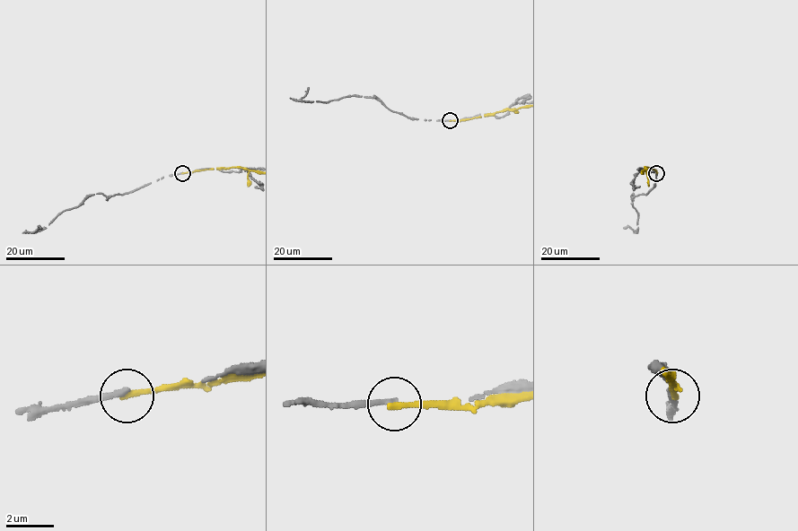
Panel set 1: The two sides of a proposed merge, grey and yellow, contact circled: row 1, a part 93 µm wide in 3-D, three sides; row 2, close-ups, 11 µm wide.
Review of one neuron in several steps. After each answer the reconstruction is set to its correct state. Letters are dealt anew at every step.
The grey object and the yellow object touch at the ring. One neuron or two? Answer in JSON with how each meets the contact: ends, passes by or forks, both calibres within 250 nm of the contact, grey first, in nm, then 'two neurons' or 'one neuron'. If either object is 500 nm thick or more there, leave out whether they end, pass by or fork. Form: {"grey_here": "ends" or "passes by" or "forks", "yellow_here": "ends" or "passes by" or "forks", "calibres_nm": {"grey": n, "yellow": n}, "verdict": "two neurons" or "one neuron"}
{"grey_here": "ends", "yellow_here": "ends", "calibres_nm": {"grey": 260, "yellow": 280}, "verdict": "two neurons"}

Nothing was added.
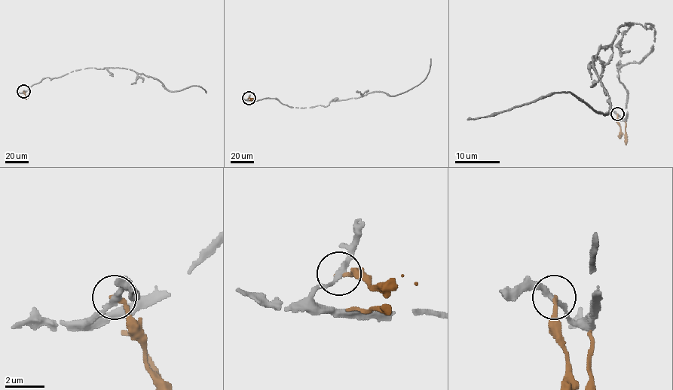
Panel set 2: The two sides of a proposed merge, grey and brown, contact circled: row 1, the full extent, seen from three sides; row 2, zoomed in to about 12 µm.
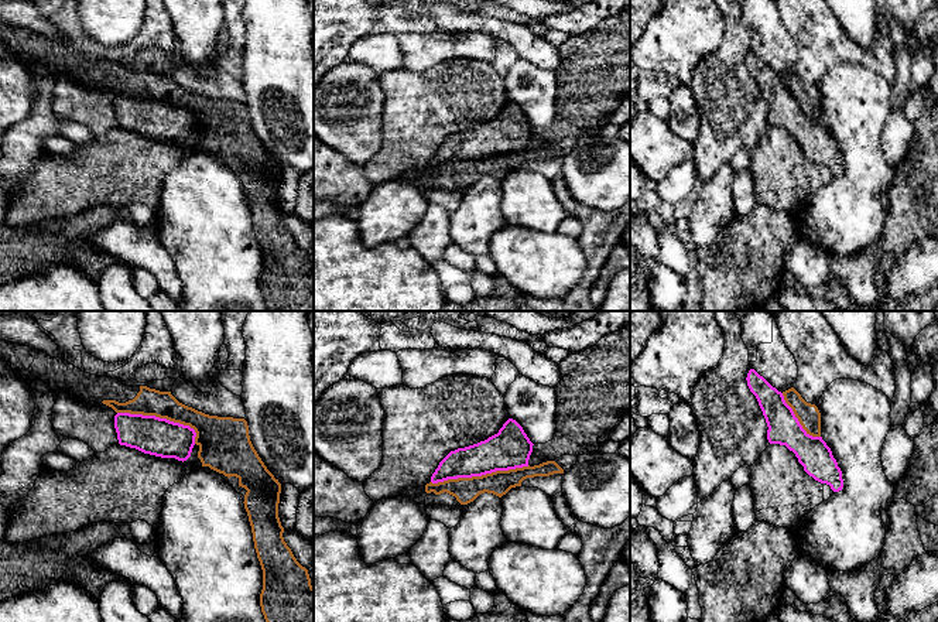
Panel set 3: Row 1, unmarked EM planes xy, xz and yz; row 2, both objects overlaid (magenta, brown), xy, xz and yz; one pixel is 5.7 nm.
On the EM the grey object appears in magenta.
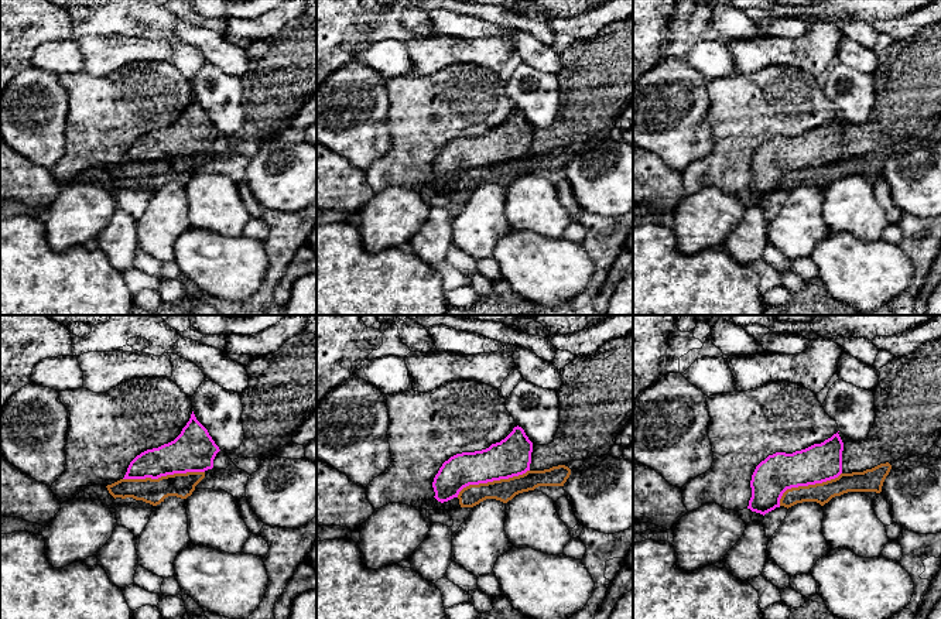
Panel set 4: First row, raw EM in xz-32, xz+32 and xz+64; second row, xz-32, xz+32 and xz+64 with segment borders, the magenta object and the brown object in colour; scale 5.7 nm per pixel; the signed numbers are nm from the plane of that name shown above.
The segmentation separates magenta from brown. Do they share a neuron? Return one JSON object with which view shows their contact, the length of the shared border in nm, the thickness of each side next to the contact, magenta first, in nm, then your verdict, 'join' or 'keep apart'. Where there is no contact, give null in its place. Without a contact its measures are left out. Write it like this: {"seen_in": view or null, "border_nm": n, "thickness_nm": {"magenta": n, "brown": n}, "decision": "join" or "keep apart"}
{"seen_in": "xz", "border_nm": 550, "thickness_nm": {"magenta": 240, "brown": 140}, "decision": "keep apart"}

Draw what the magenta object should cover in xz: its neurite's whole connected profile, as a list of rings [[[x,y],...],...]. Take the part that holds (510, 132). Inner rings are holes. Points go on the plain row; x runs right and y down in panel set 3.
[[[509,102],[497,117],[451,134],[431,160],[432,167],[528,150],[533,126],[523,110]]]

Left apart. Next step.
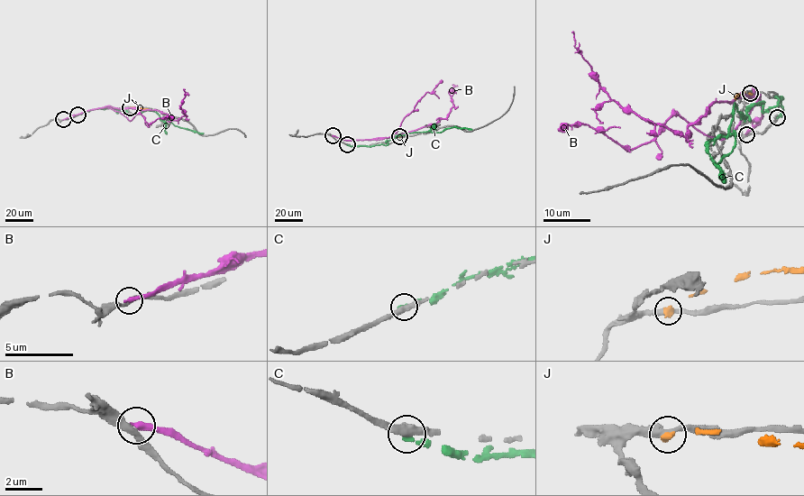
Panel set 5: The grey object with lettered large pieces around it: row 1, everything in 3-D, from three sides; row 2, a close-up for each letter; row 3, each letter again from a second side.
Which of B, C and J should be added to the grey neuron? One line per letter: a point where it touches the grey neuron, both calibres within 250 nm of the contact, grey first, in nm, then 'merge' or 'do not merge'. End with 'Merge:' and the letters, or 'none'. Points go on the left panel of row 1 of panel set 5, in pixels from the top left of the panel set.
B: (63, 119) | 280/320 nm | do not merge
C: (77, 114) | 400/280 nm | do not merge
J: (130, 107) | 340/400 nm | do not merge
Merge: none

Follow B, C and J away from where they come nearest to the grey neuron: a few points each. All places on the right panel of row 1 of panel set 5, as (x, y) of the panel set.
B: (746, 133), (762, 118), (754, 89), (751, 97), (716, 102), (689, 136), (674, 133), (609, 97), (573, 32)
C: (777, 117), (778, 96), (744, 117), (735, 103), (735, 147), (717, 164), (724, 182)
J: (750, 93), (735, 95), (735, 98)

